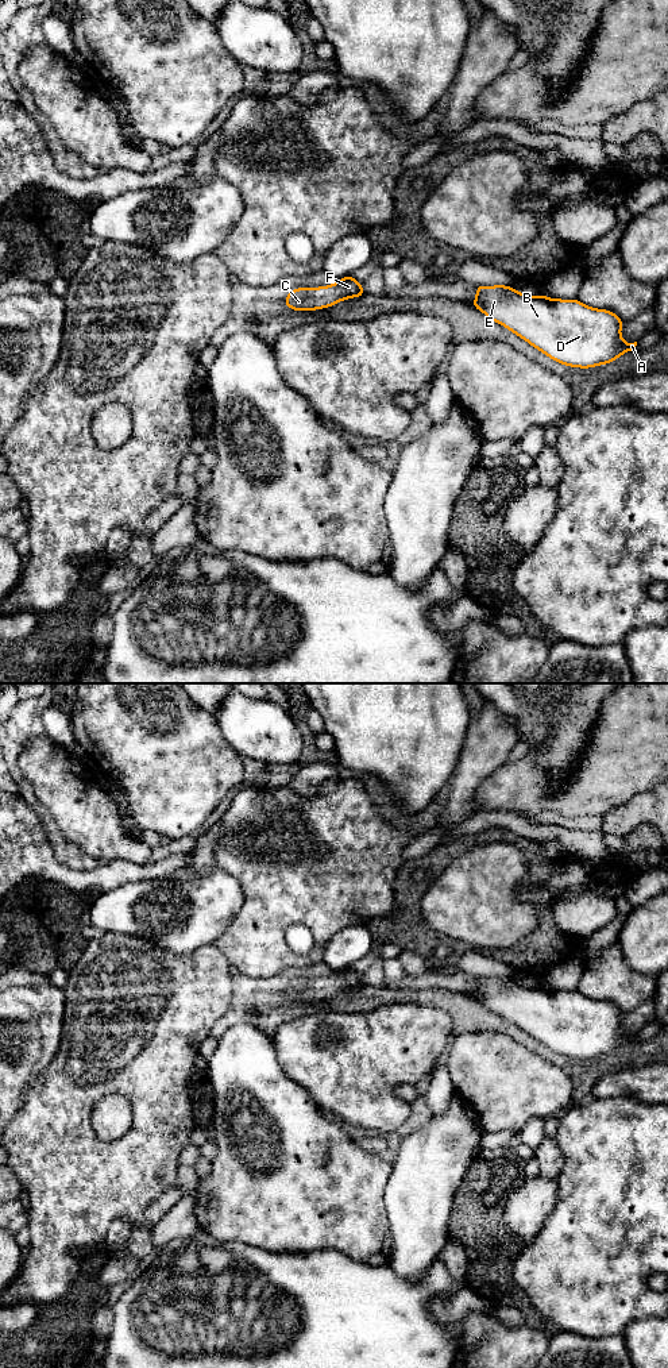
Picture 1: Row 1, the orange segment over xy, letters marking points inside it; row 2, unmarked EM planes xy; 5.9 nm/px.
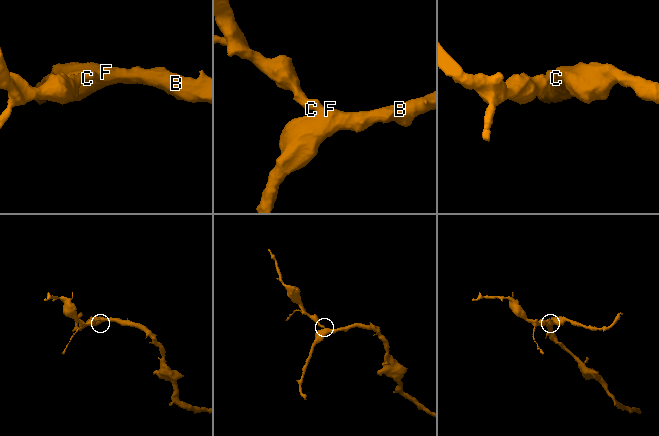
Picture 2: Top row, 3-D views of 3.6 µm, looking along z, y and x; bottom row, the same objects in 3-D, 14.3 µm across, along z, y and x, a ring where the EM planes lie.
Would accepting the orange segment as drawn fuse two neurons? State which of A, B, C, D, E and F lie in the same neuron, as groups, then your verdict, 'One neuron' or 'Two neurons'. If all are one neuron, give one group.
Groups: A B C D E F. One neuron

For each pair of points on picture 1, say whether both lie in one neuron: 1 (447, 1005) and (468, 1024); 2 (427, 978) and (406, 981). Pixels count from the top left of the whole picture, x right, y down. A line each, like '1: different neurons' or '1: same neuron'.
1: same neuron
2: same neuron

